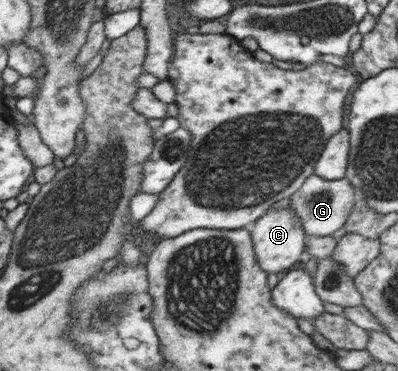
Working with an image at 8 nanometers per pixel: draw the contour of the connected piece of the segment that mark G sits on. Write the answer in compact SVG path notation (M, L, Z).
M309 176L303 180L301 188L289 196L290 208L300 217L301 224L309 236L327 236L339 230L347 220L347 214L353 208L353 202L358 198L348 181L343 179L325 180L319 176Z

